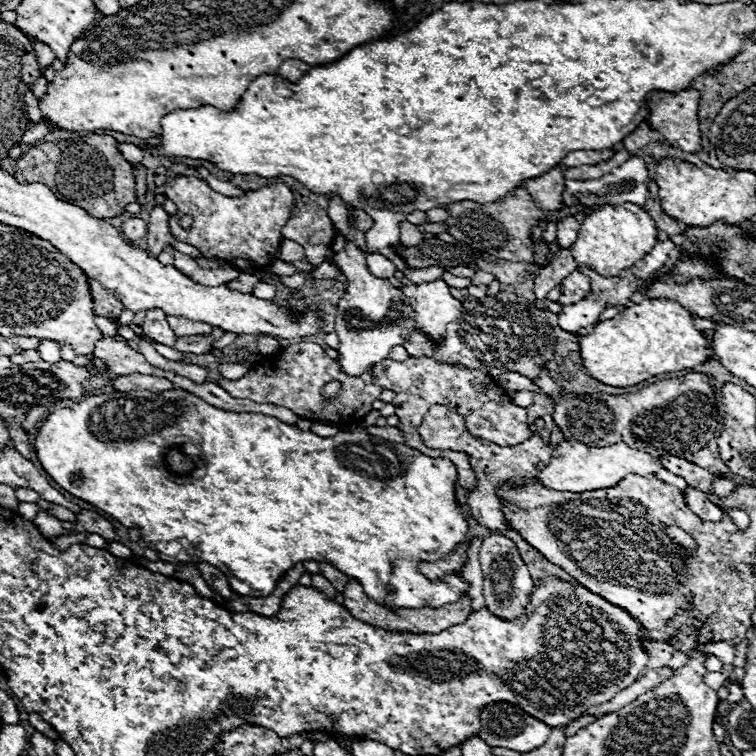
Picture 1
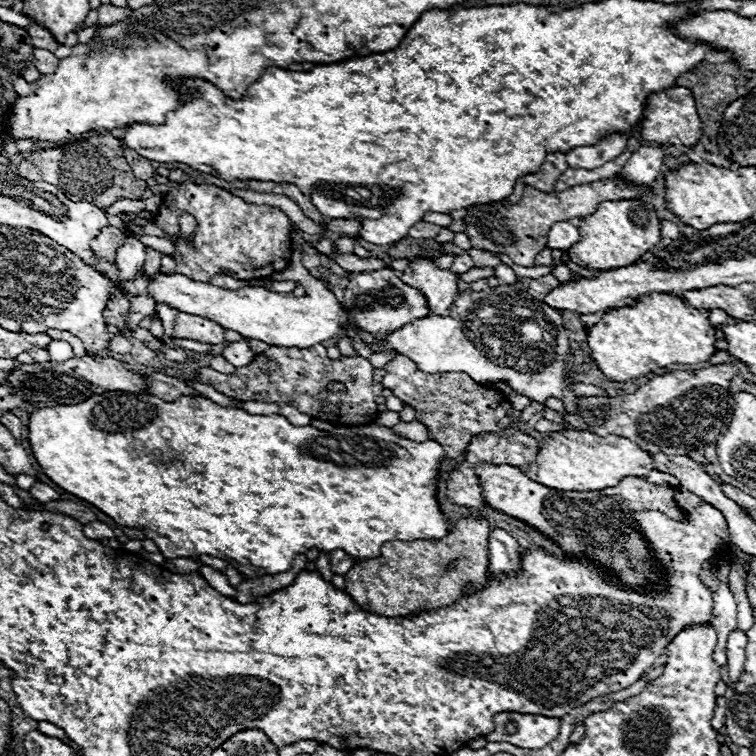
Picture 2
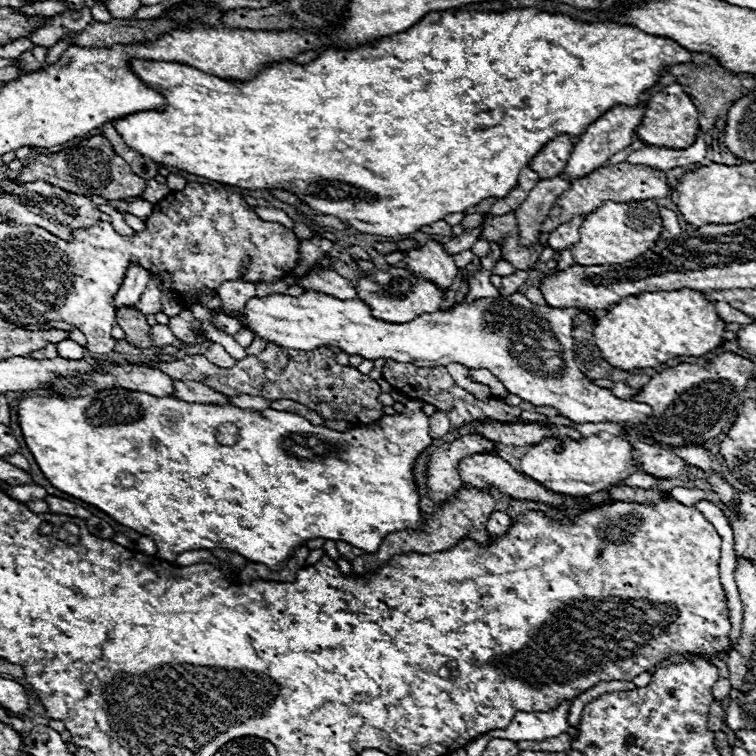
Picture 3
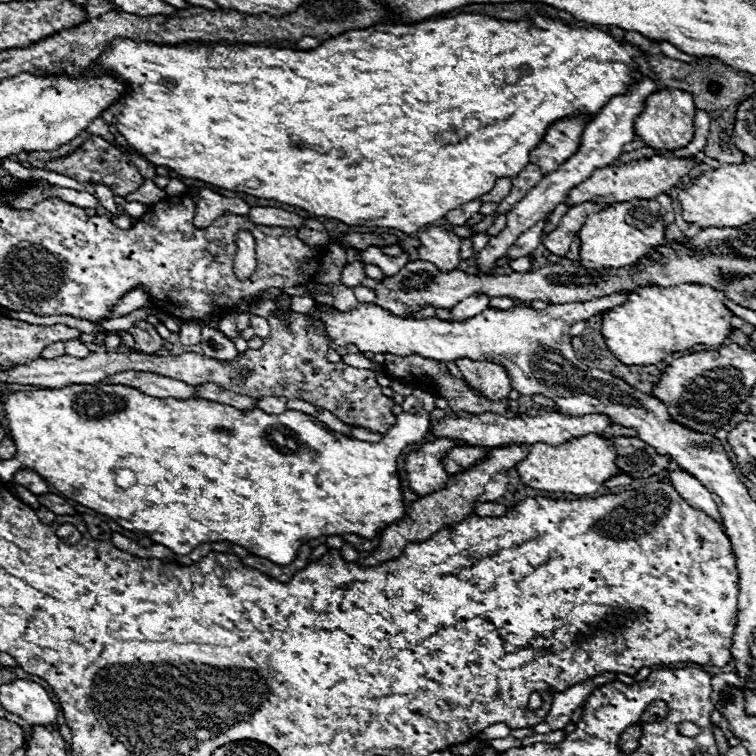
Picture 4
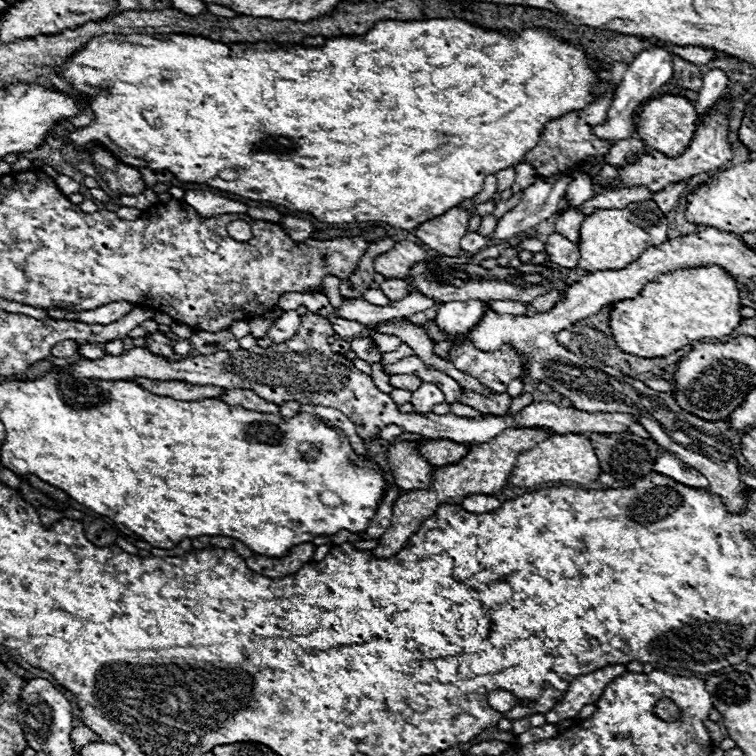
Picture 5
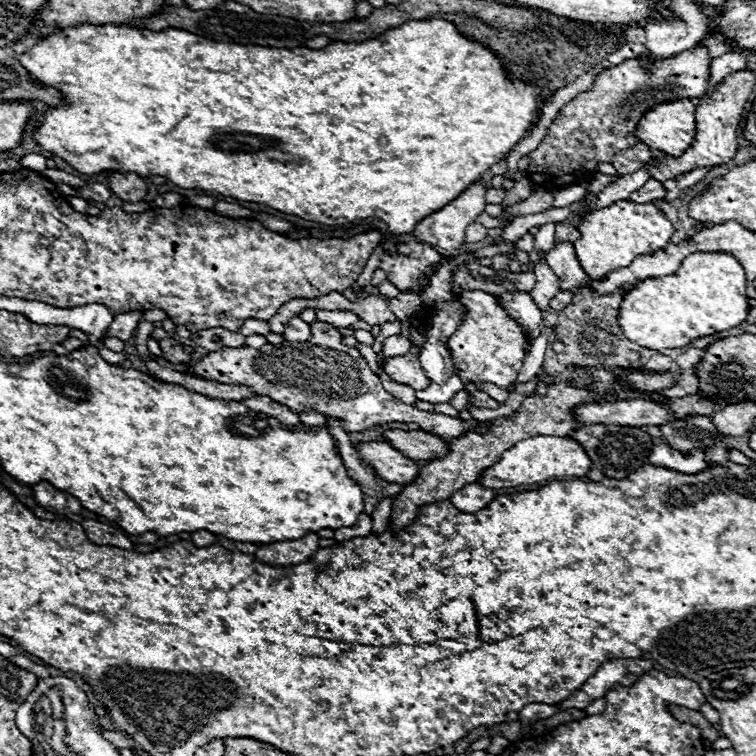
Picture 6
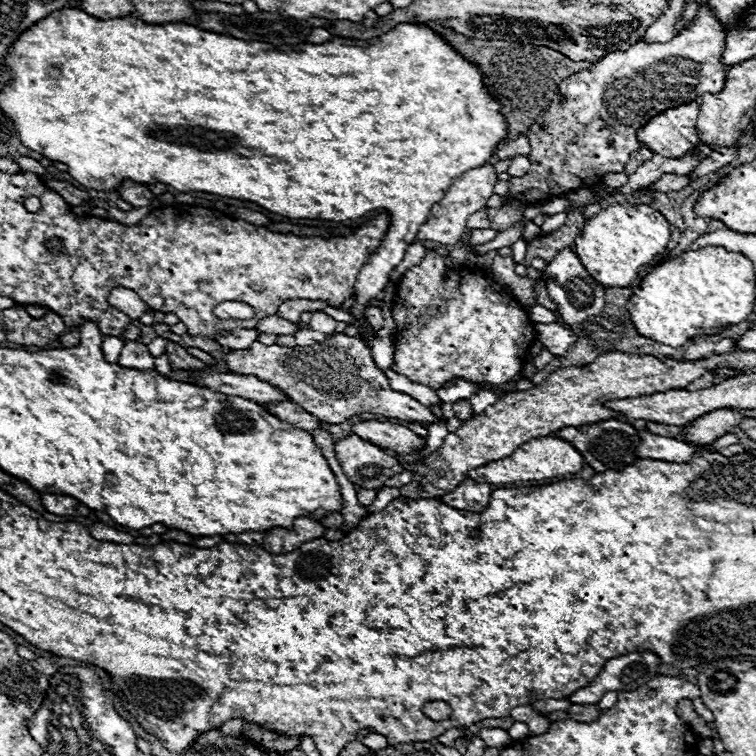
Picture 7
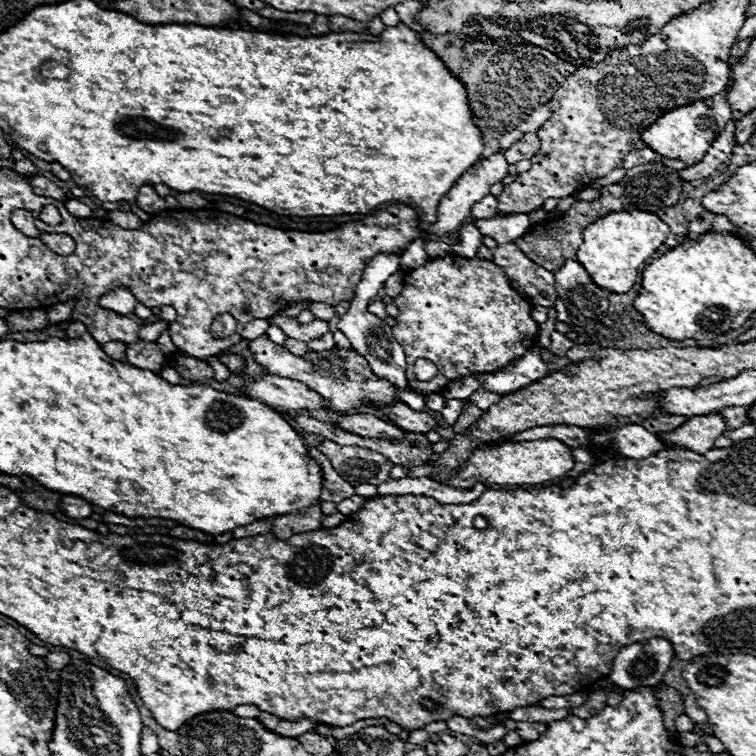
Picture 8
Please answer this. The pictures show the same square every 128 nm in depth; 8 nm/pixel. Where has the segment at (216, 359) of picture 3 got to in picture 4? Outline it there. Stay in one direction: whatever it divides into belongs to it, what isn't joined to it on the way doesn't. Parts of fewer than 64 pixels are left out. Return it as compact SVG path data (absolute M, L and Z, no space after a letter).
M202 326L200 348L206 356L218 358L218 360L230 360L230 358L238 356L234 342L226 334L222 334L220 330L214 330L214 328L208 328L208 326Z

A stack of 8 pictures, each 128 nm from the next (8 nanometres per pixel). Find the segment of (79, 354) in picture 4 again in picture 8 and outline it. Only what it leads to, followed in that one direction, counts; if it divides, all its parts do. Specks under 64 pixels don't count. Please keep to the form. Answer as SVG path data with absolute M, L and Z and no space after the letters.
M140 340L126 348L126 362L132 366L138 366L138 368L158 372L164 364L164 354L158 350L158 344Z

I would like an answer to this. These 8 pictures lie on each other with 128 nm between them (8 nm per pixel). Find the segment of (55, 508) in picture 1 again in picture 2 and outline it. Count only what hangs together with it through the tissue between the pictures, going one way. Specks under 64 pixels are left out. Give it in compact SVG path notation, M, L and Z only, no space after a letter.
M36 482L36 484L28 490L28 494L30 494L34 500L38 500L40 504L46 504L46 502L50 502L50 500L58 500L56 490L50 488L48 484L42 484L42 482Z

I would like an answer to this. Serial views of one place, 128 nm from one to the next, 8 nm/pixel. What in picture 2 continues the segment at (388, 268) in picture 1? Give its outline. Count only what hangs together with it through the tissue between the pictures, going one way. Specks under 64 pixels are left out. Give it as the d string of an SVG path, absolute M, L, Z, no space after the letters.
M334 252L332 260L336 264L340 264L344 270L348 272L372 272L372 270L380 270L384 268L384 262L378 258L358 258L354 254L340 254Z

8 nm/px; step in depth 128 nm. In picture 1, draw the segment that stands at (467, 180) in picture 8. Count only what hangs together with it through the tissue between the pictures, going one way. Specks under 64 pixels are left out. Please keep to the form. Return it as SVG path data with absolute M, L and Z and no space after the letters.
M444 280L404 286L402 292L416 310L416 328L430 334L434 340L444 336L448 322L460 318L462 302L452 296L450 286Z

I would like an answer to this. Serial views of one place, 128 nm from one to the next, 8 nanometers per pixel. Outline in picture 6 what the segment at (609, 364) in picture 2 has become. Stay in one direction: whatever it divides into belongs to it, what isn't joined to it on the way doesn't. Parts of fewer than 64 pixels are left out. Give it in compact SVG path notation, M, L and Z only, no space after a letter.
M694 252L678 268L676 274L648 278L634 286L620 304L618 324L632 342L662 350L684 348L694 338L712 336L738 326L748 316L746 272L734 256L726 252Z

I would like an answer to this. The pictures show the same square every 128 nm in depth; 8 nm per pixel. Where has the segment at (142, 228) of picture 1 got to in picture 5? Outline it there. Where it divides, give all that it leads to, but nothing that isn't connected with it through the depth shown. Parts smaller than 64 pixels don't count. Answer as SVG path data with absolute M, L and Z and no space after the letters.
M114 302L100 306L98 310L84 310L84 312L70 312L70 310L46 310L48 318L60 320L78 320L87 324L109 324L116 322L120 316L128 314L134 308L130 302Z

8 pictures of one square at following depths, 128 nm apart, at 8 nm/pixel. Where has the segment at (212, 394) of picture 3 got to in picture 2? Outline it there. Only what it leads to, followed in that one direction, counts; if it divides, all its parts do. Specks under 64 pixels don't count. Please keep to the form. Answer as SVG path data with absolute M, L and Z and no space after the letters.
M160 372L150 374L148 382L150 382L150 394L154 394L154 396L158 396L162 400L170 400L170 402L180 398L180 396L194 396L194 394L198 394L184 380L178 380L178 378L160 374Z

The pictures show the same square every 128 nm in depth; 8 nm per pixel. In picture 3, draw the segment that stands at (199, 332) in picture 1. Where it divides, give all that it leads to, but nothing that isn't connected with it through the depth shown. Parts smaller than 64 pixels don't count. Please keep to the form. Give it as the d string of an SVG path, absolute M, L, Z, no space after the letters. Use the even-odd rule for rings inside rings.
M182 310L178 316L172 316L170 322L168 322L170 330L174 332L174 336L182 342L190 342L190 344L196 344L196 342L206 342L206 338L202 336L200 340L196 340L194 336L194 330L200 330L200 324L194 320L192 312L190 310ZM216 314L216 324L218 326L222 326L222 330L224 332L228 332L228 334L238 334L240 330L242 330L242 324L238 322L238 320L234 320L234 318L230 318L230 316L222 316L222 314Z

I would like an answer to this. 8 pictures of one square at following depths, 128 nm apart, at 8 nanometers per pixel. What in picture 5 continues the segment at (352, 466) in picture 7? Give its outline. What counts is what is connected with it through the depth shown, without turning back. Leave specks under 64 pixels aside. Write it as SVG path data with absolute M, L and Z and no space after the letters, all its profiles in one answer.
M396 442L386 448L386 462L390 464L390 472L394 476L394 482L402 490L424 490L430 486L430 474L432 474L432 464L428 464L422 456L418 456L414 442Z

